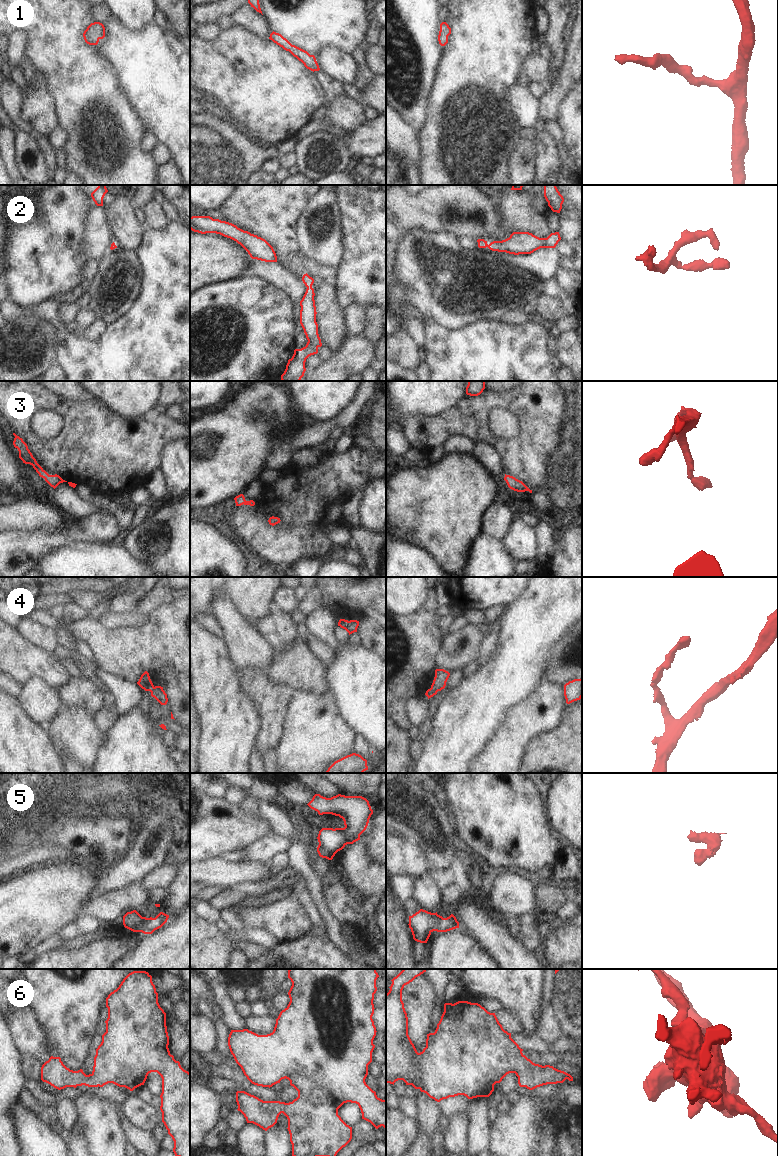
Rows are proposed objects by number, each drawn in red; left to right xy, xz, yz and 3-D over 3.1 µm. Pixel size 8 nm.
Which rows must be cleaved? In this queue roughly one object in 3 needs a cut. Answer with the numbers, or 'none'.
none.

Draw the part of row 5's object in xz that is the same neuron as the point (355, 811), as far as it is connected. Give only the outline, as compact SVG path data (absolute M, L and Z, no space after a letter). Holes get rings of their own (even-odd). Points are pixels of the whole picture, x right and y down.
M315 794L307 805L319 815L332 814L344 821L344 828L322 828L319 831L317 852L320 857L328 860L332 860L347 844L360 840L373 814L369 801L362 796L338 794L326 798Z

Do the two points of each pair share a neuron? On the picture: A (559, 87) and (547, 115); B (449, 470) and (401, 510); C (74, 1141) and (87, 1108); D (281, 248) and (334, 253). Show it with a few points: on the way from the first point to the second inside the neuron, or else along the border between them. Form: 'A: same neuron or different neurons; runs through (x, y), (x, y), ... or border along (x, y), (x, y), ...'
A: same neuron; runs through (555, 94), (549, 102), (549, 108)
B: same neuron; runs through (437, 482), (416, 503), (413, 503)
C: different neurons; border along (76, 1123), (82, 1134), (82, 1140), (86, 1145)
D: different neurons; border along (296, 227), (296, 239), (300, 251)

